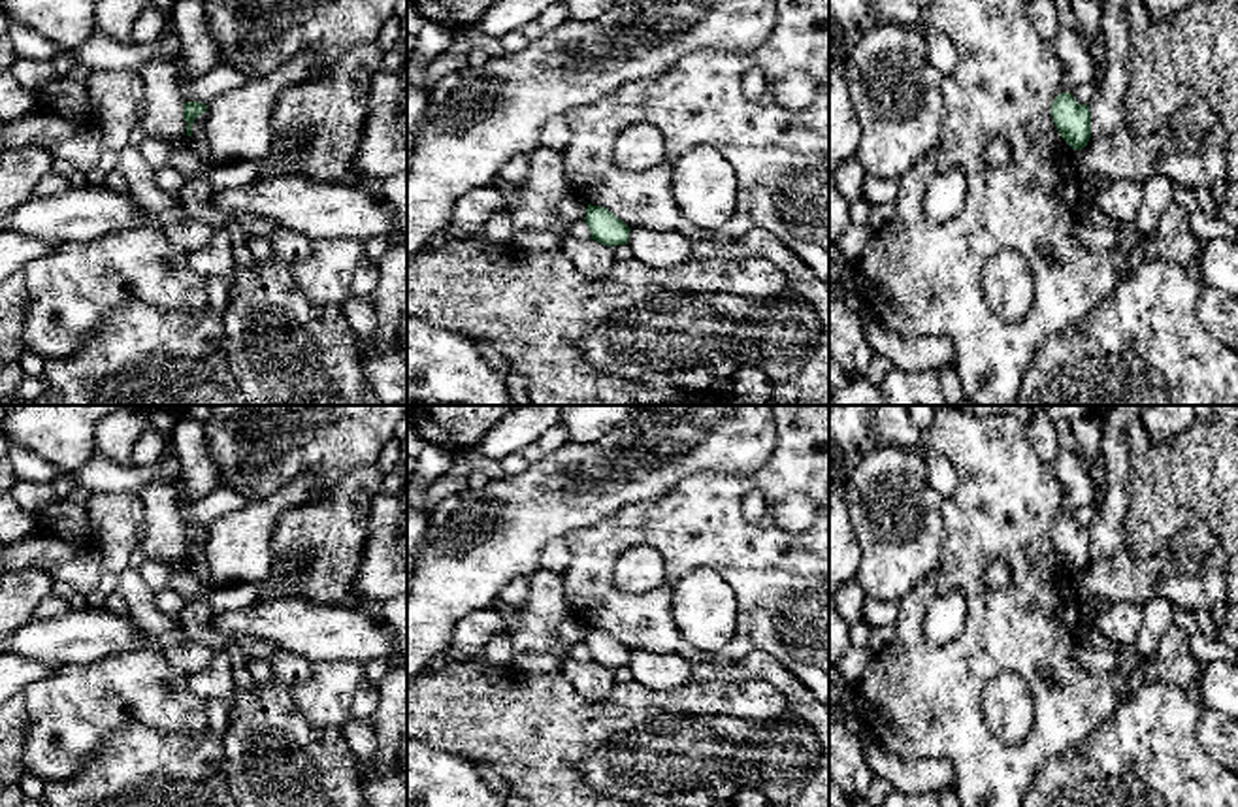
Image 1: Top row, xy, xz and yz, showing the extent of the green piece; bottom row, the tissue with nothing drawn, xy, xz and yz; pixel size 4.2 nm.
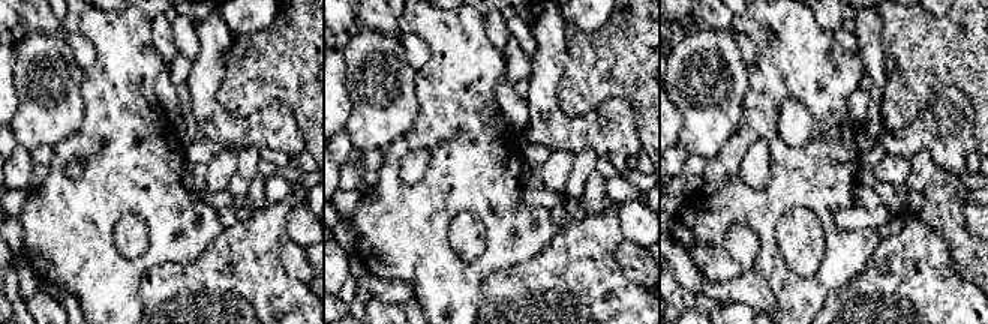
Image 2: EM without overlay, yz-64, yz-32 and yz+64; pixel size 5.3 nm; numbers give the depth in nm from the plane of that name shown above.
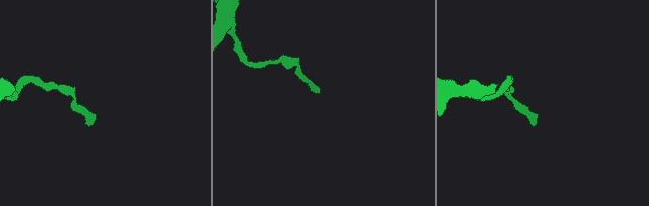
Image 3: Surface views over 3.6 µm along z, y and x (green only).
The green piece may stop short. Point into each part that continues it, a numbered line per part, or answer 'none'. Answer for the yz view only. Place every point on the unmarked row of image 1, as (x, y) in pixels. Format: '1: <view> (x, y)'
none

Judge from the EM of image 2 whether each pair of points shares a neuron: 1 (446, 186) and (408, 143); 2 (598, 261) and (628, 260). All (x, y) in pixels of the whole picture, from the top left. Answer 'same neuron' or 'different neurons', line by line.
1: same neuron
2: different neurons

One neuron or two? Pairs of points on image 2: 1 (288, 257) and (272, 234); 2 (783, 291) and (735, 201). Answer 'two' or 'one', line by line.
1: two
2: one

